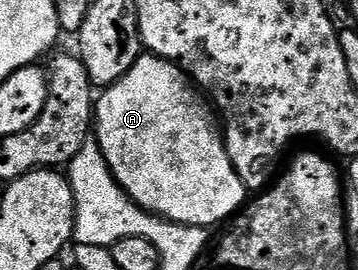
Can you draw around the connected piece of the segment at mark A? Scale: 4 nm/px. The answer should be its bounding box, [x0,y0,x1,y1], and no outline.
[95,52,247,227]

